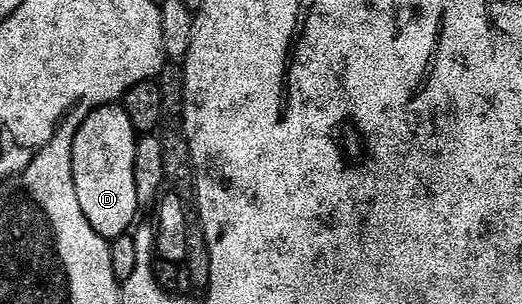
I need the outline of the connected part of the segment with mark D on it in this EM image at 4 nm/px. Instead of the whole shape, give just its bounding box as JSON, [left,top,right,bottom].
[71,105,139,241]

